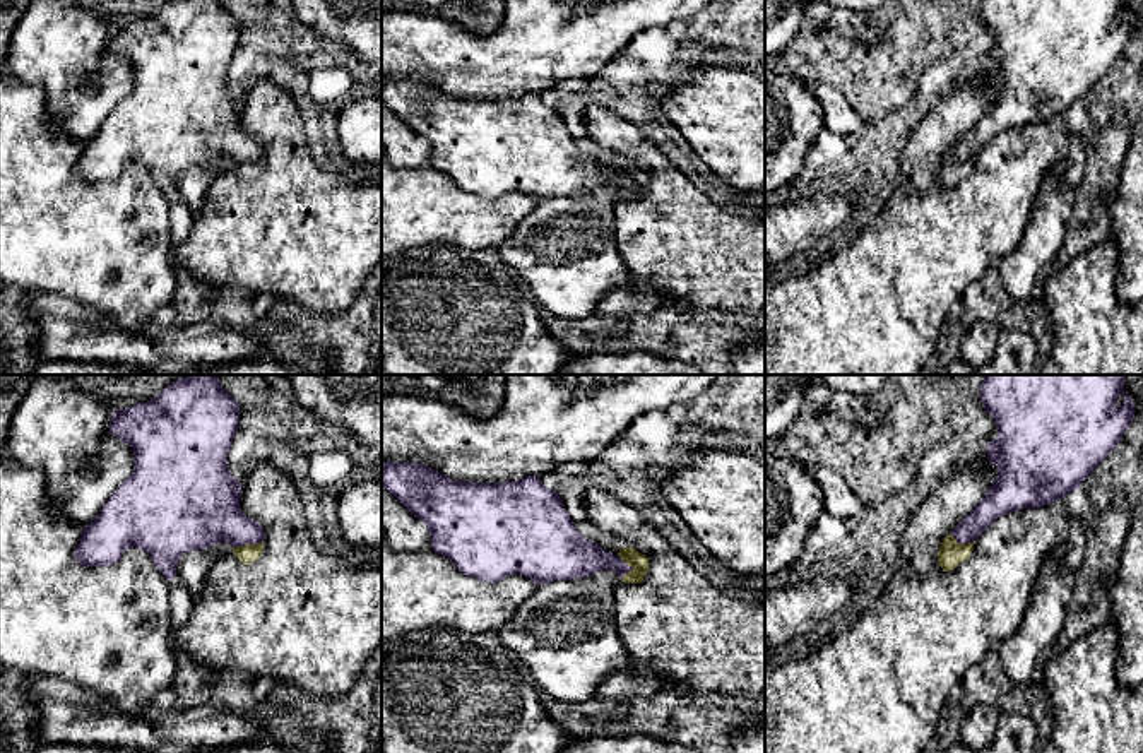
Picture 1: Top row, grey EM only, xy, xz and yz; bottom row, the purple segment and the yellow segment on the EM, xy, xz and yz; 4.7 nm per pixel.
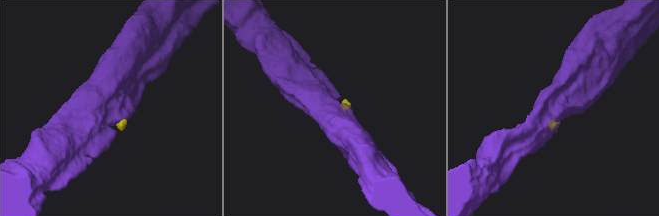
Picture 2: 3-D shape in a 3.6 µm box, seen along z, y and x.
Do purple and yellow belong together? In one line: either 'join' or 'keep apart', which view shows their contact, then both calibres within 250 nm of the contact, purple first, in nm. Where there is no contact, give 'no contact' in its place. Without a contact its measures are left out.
keep apart; meets purple in xz; 180 nm thick on the purple side, 90 nm on the other

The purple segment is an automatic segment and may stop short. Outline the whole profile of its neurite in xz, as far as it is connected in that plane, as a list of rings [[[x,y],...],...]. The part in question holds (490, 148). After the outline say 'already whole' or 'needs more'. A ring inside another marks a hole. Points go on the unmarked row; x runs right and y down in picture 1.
[[[382,77],[382,103],[428,142],[435,169],[447,173],[459,188],[479,199],[495,200],[520,190],[542,202],[602,187],[614,187],[621,197],[633,188],[621,175],[582,154],[560,110],[548,106],[537,92],[472,99],[450,96],[416,79]]] | already whole

